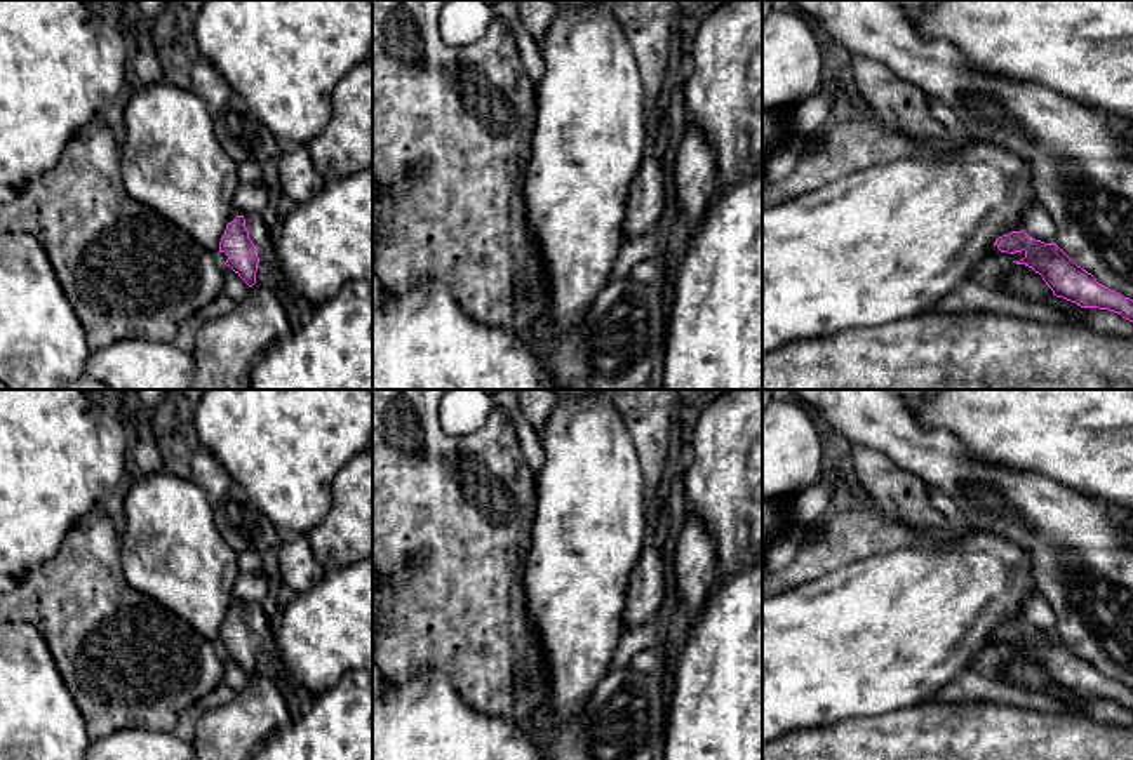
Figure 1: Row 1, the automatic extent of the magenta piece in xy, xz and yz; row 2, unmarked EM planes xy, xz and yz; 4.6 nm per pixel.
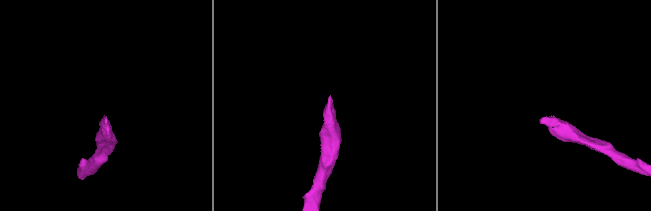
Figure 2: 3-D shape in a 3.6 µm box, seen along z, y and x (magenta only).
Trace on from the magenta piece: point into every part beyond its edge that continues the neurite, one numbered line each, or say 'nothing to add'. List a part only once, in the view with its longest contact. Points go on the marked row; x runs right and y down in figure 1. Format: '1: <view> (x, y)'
1: xy (254, 221)

